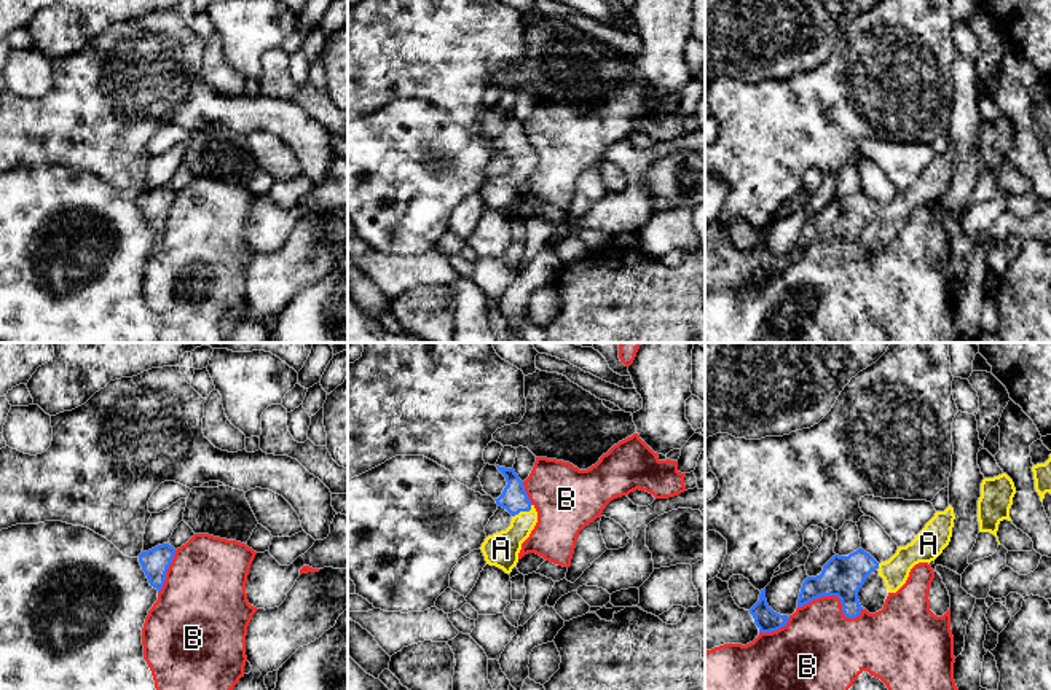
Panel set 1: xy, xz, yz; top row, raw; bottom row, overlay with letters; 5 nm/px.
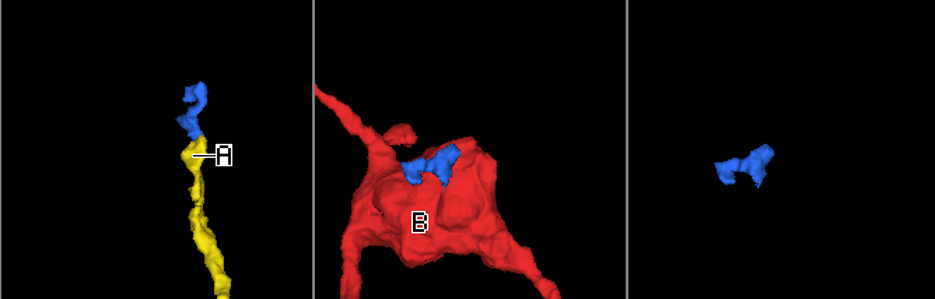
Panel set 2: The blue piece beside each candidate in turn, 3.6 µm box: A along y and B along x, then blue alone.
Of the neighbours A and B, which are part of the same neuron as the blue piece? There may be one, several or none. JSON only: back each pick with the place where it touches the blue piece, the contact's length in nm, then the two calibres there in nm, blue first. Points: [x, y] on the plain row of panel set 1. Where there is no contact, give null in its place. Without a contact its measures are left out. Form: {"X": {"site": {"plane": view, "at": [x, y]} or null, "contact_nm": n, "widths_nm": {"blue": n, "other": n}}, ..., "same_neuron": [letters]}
{"A": {"site": {"plane": "xz", "at": [523, 153]}, "contact_nm": 120, "widths_nm": {"blue": 140, "other": 170}}, "same_neuron": ["A"]}

